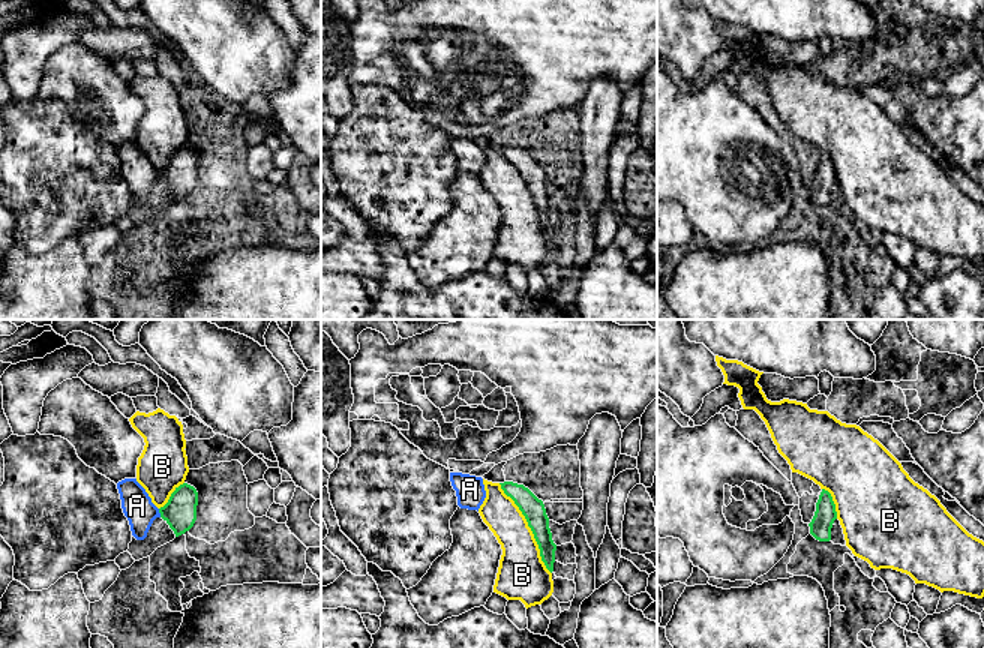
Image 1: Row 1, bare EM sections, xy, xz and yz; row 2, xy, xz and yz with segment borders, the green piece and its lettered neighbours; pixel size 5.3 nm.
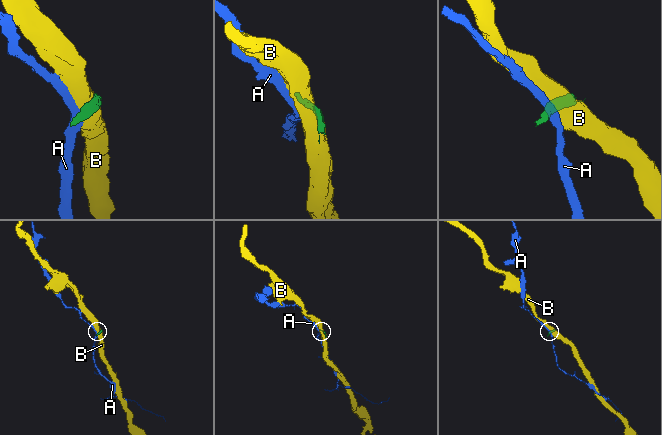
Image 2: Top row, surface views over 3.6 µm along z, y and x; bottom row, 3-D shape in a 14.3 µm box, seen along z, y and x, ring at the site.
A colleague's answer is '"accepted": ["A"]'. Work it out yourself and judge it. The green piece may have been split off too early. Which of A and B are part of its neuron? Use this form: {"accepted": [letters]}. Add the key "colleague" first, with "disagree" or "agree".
{"colleague": "disagree", "accepted": []}

